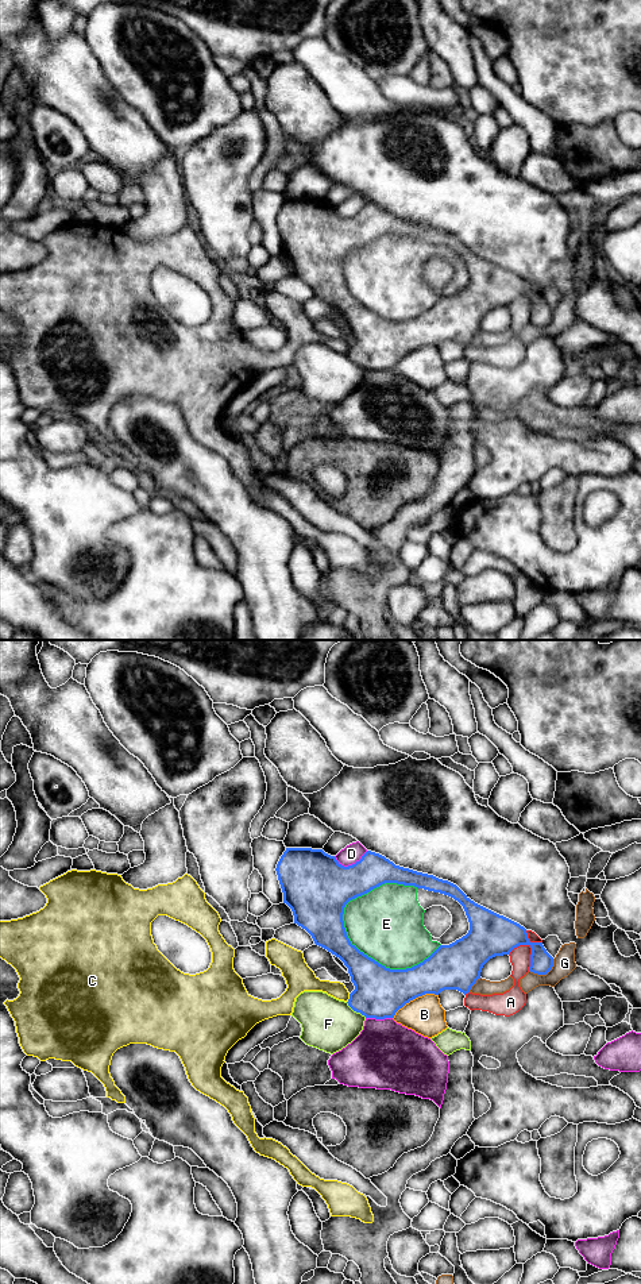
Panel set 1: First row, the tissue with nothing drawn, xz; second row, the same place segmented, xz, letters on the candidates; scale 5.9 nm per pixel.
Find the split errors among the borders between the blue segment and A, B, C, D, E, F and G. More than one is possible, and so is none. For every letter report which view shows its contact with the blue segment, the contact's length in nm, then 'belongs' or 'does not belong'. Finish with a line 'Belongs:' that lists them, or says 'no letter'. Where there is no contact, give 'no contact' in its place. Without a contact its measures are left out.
A: contact in xz; length 240 nm; does not belong
B: contact in xz; length 300 nm; does not belong
C: contact in xz; length 60 nm; does not belong
D: contact in xz; length 220 nm; does not belong
E: contact in xz; length 650 nm; does not belong
F: contact in xz; length 160 nm; does not belong
G: contact in xz; length 170 nm; does not belong
Belongs: no letter

